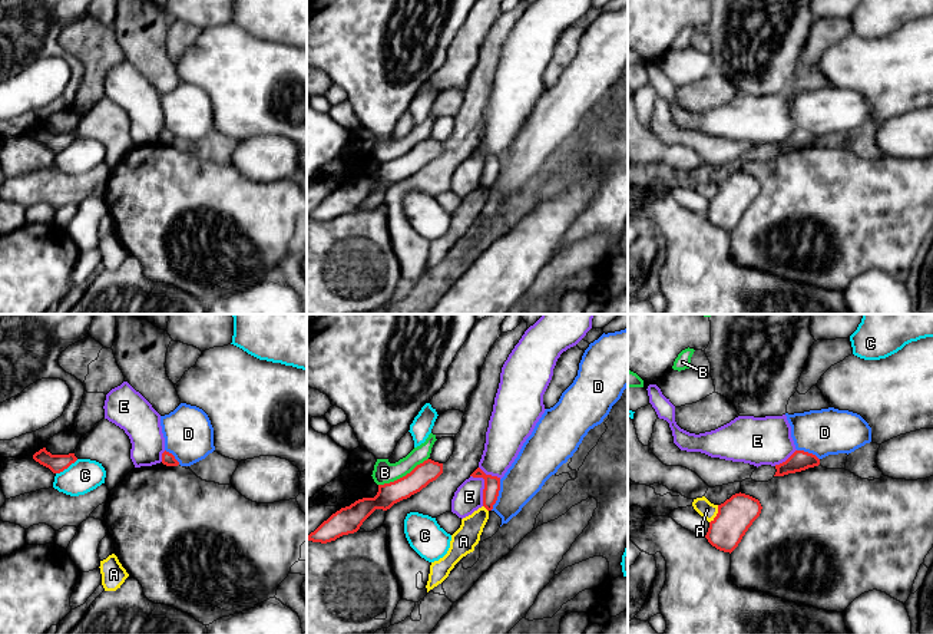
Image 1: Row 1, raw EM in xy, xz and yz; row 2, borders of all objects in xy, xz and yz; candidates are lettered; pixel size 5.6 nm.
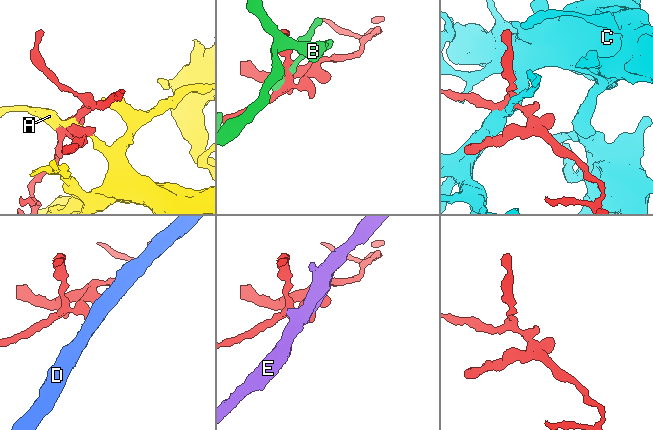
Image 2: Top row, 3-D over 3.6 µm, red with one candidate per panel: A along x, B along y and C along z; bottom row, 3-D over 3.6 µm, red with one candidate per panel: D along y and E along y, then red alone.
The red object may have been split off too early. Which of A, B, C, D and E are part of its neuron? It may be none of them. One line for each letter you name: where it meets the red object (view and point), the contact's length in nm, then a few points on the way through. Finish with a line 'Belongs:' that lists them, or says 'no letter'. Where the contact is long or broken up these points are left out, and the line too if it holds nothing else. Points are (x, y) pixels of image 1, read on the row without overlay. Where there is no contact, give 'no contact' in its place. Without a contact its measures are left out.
Belongs: no letter

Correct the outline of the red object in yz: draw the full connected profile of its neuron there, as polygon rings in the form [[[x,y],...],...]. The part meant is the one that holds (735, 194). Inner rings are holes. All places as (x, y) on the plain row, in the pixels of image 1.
[[[741,171],[732,174],[718,184],[718,192],[709,201],[705,217],[717,228],[731,232],[760,195],[761,188],[758,178]]]

